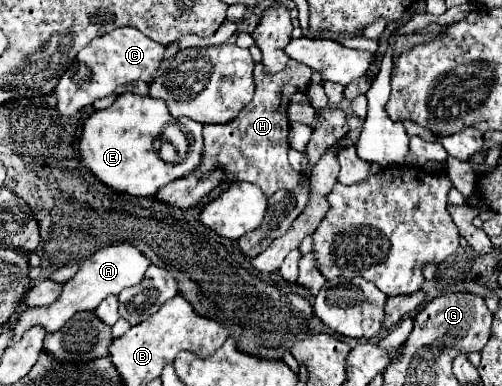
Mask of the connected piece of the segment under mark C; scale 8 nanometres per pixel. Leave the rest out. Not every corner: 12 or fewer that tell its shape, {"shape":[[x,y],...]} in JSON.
{"shape":[[114,29],[76,55],[54,89],[58,111],[132,81],[154,83],[166,45]]}

